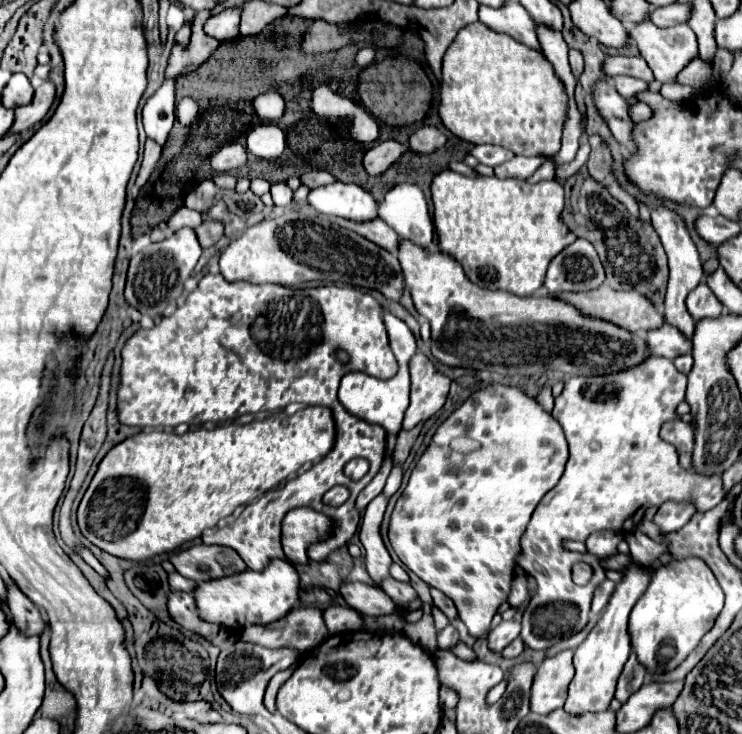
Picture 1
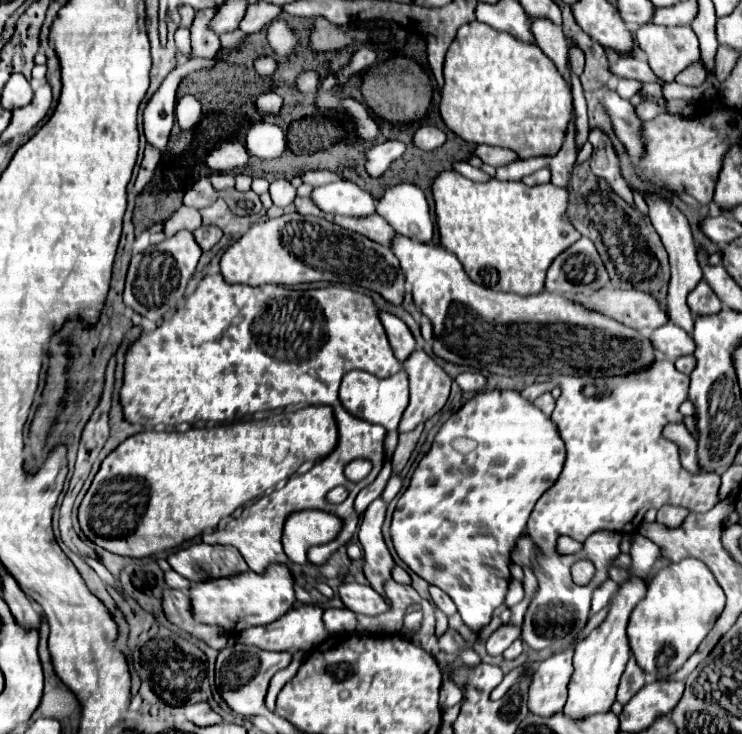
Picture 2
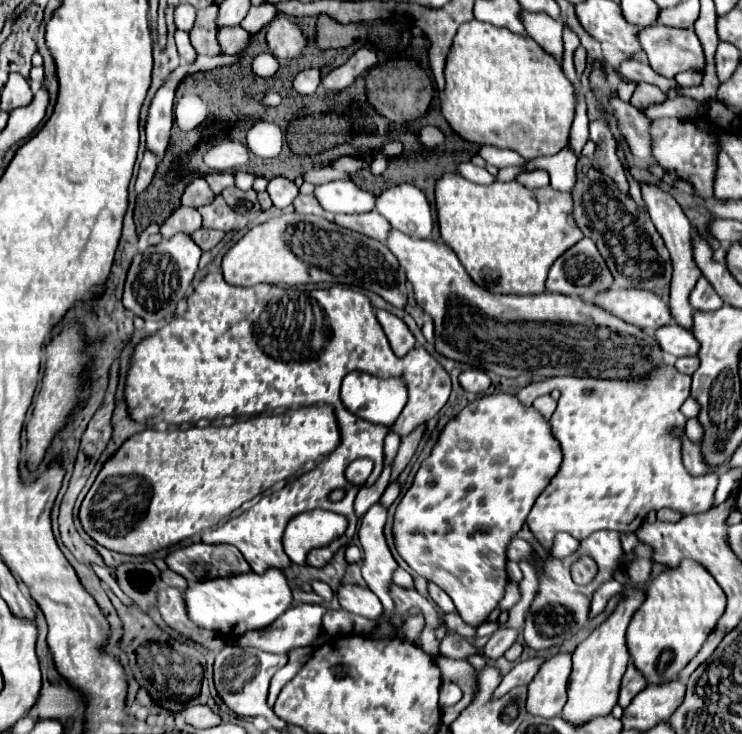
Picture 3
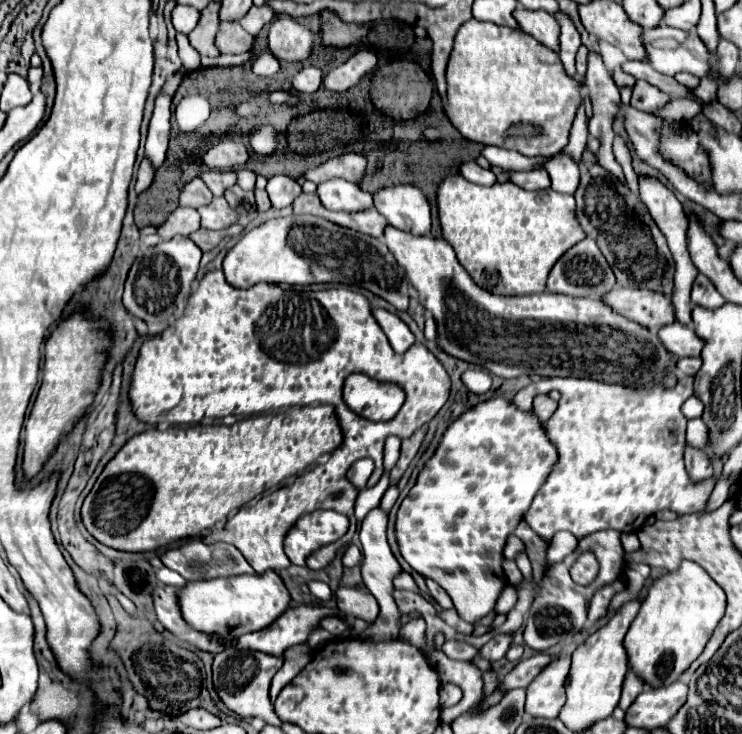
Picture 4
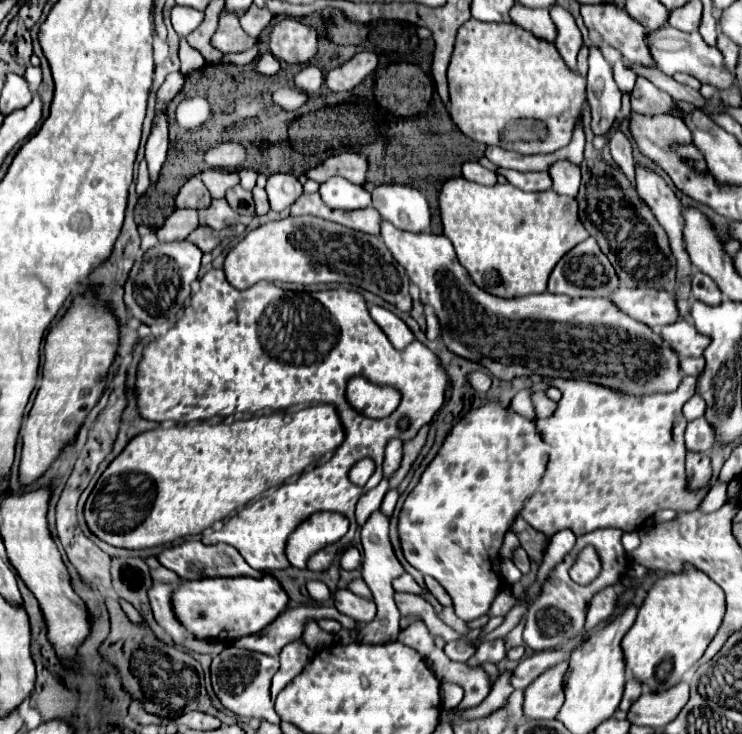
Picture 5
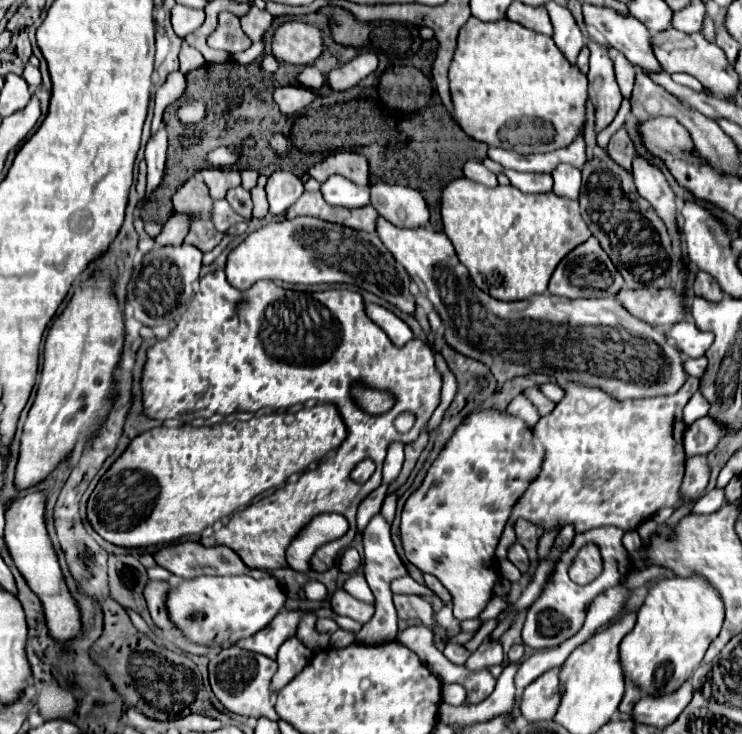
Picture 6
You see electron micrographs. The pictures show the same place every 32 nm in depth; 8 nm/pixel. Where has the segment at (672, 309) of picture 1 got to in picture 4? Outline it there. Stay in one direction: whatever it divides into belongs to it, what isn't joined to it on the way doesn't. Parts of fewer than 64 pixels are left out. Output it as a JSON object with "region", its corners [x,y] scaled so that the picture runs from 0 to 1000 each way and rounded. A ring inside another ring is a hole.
{"region":[[[860,243],[863,251],[863,272],[871,278],[879,300],[884,302],[884,308],[889,311],[889,316],[898,322],[900,338],[906,343],[908,351],[908,395],[906,395],[906,417],[908,417],[908,431],[914,439],[919,441],[930,441],[933,439],[933,414],[930,414],[930,395],[935,390],[935,381],[941,376],[941,365],[933,360],[930,343],[927,343],[927,297],[919,286],[919,278],[911,272],[908,262],[903,256],[898,256],[889,245],[881,243]]]}

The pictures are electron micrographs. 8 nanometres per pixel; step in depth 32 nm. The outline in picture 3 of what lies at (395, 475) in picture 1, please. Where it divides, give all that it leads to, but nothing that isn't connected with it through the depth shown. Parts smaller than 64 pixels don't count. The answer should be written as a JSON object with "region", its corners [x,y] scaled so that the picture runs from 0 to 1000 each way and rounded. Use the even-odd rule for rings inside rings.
{"region":[[[528,654],[528,657],[523,659],[523,665],[518,668],[512,684],[518,684],[520,689],[526,689],[526,684],[531,684],[536,673],[539,673],[539,657],[536,657],[536,654]]]}

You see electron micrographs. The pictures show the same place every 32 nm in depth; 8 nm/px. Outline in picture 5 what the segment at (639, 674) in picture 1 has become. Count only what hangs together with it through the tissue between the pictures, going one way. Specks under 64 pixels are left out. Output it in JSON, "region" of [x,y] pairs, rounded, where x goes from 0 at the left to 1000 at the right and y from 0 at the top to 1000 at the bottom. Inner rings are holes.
{"region":[[[846,924],[844,935],[841,935],[841,948],[836,956],[836,967],[846,970],[846,965],[852,962],[852,956],[865,946],[865,932],[857,924]]]}

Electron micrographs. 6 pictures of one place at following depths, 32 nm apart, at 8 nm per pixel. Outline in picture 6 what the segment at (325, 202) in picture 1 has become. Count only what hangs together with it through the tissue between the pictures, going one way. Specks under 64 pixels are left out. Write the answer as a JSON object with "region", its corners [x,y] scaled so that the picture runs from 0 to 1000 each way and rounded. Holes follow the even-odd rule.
{"region":[[[464,240],[442,243],[431,256],[437,272],[445,281],[458,283],[491,283],[499,278],[499,259],[493,253],[480,253]]]}

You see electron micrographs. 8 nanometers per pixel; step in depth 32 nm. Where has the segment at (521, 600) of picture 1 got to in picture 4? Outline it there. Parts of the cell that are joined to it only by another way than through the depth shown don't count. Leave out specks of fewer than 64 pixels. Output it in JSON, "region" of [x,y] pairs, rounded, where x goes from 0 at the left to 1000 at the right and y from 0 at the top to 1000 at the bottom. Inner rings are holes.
{"region":[[[682,796],[677,812],[674,812],[671,820],[668,820],[668,828],[666,828],[668,837],[682,837],[682,834],[695,823],[695,817],[698,817],[698,804],[695,804],[695,798],[693,798],[693,796]]]}

